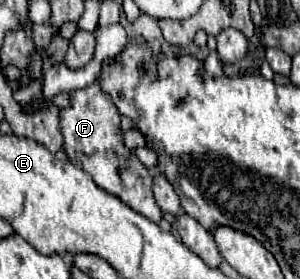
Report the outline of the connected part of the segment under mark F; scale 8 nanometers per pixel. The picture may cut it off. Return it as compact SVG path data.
M94 80L86 88L72 90L70 106L60 108L60 132L64 138L62 150L66 152L68 160L84 168L100 188L112 192L132 210L144 214L158 224L162 220L162 210L152 194L152 176L148 168L136 158L134 150L124 146L120 120L122 116L118 108L114 106L112 98L100 88L98 80Z

